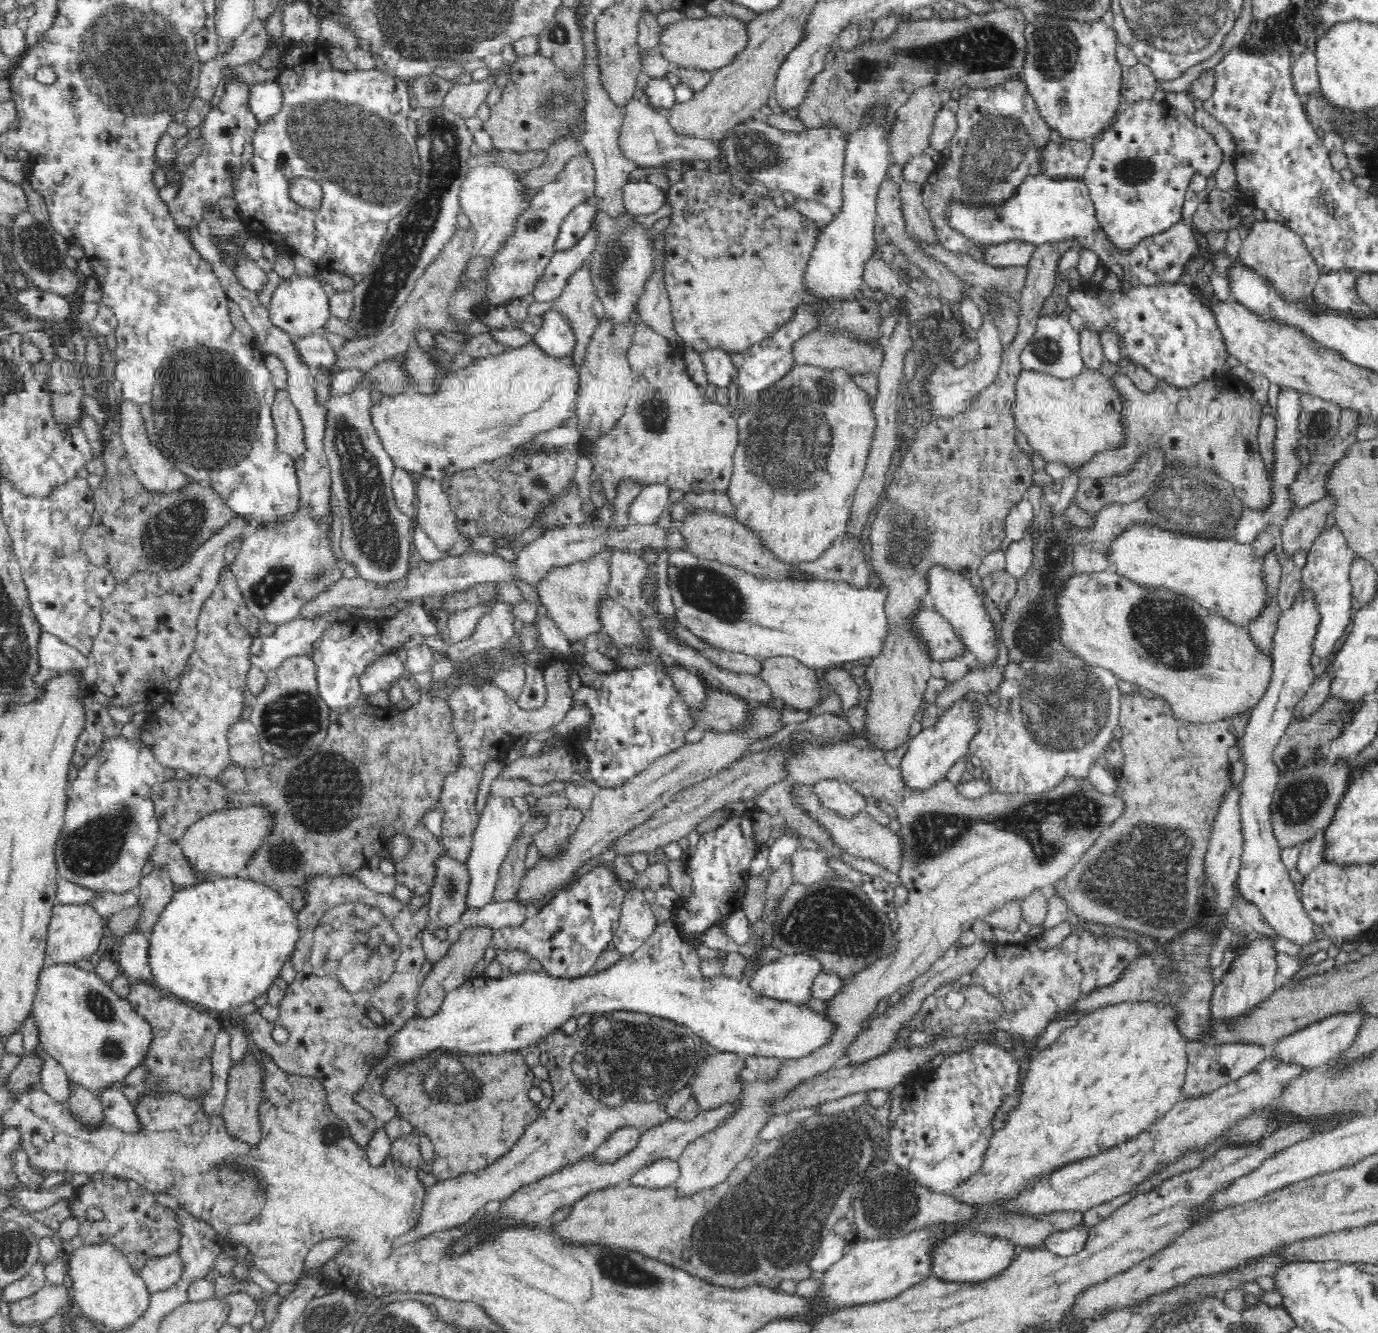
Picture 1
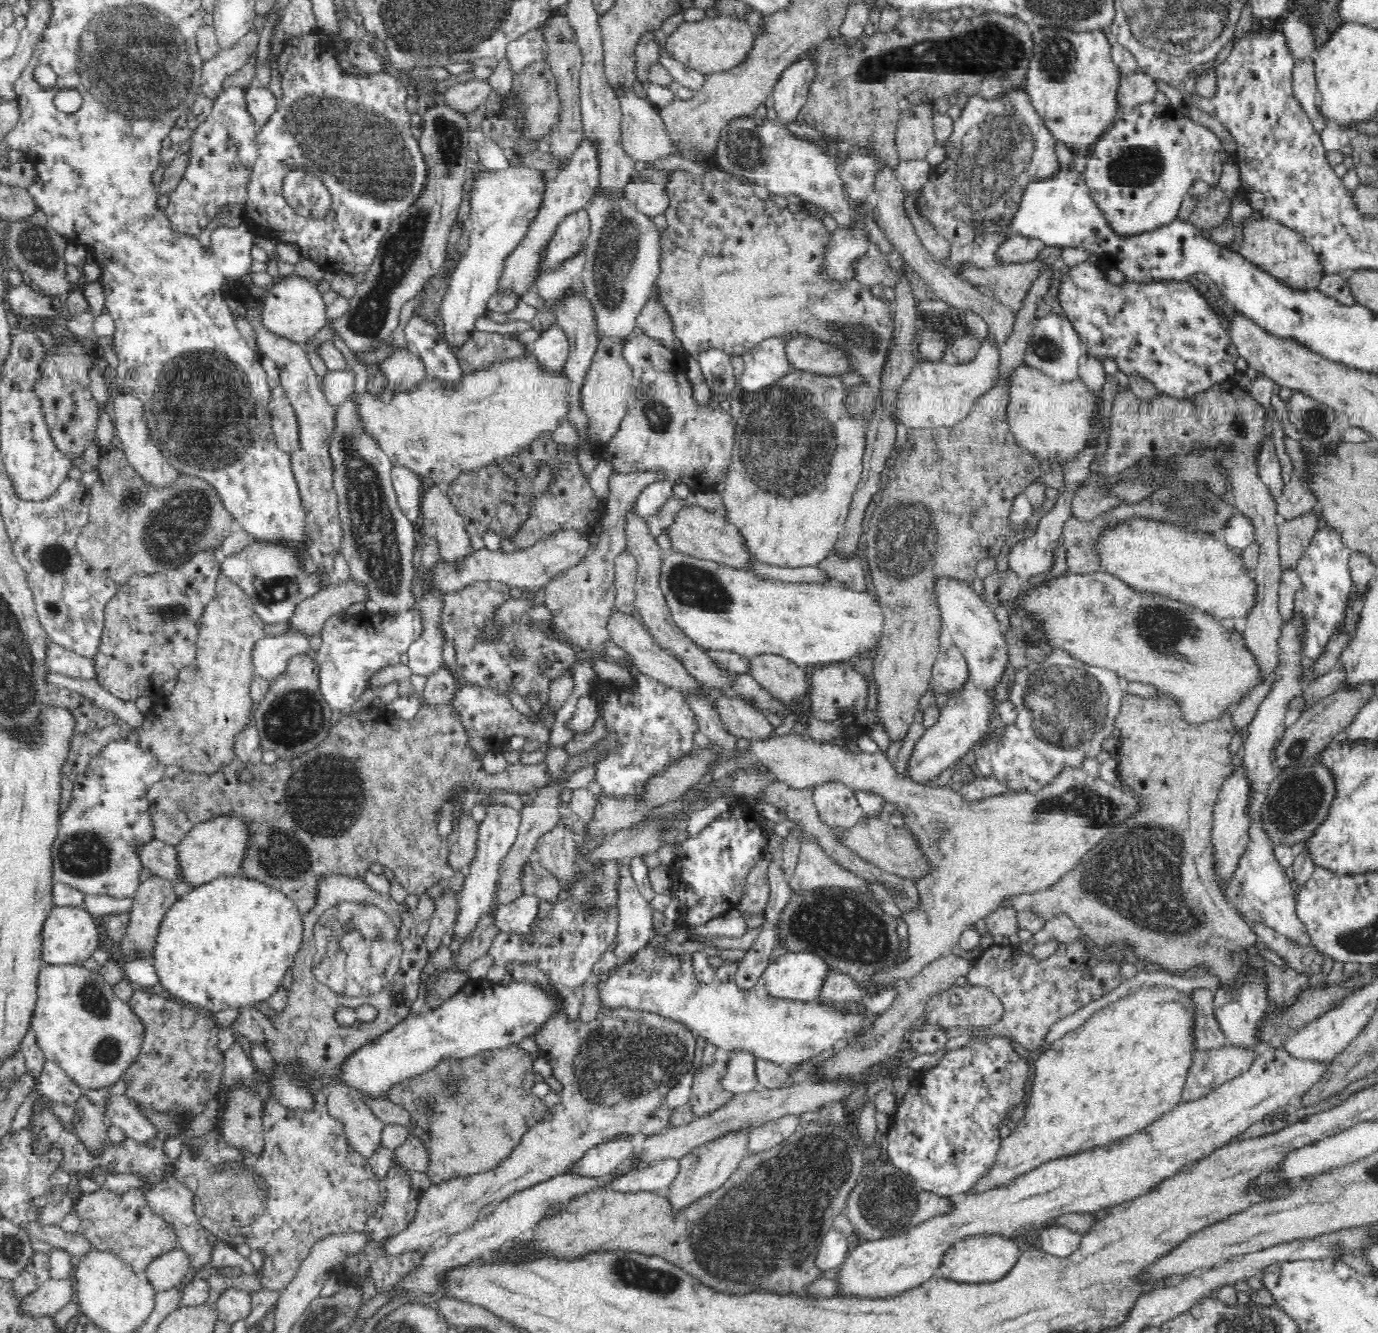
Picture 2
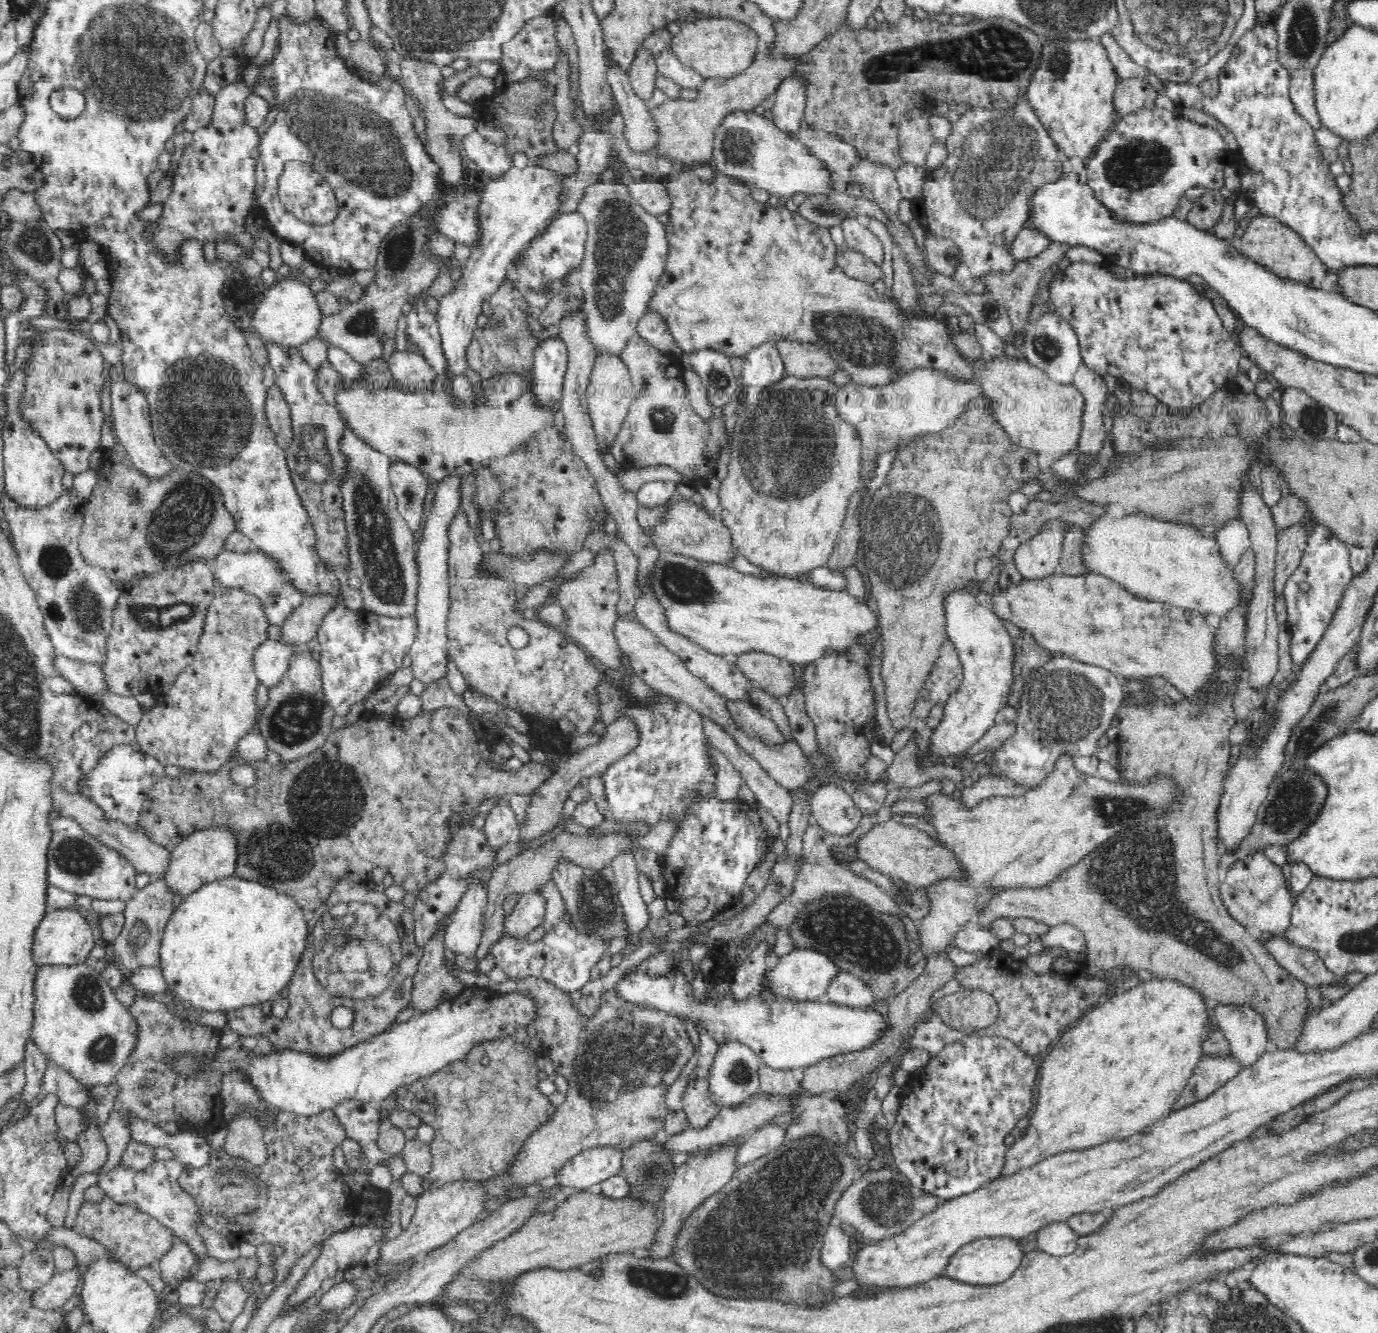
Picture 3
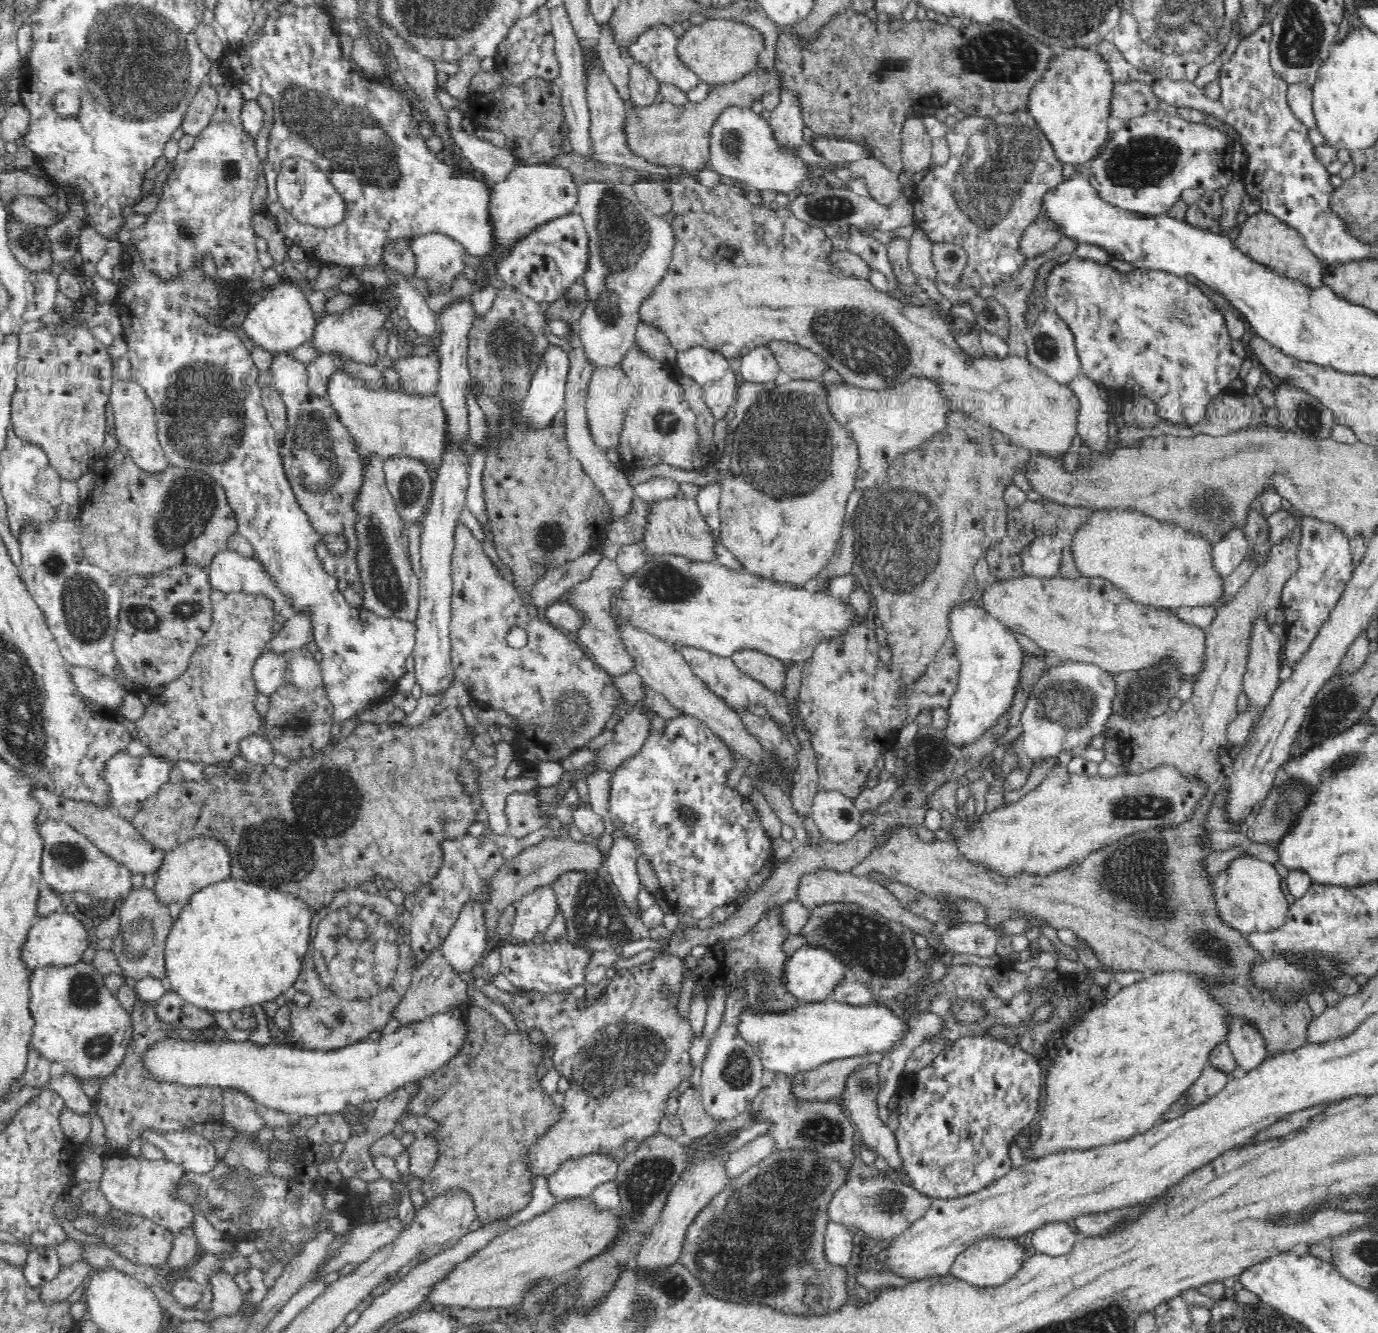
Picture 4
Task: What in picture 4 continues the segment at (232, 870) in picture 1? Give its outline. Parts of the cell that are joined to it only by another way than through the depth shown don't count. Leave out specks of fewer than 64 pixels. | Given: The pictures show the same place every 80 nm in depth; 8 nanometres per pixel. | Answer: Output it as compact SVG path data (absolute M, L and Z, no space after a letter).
M210 835L192 836L182 844L176 845L176 848L166 851L164 864L156 874L154 894L164 904L177 903L184 906L202 887L230 878L231 861L228 844L222 839Z

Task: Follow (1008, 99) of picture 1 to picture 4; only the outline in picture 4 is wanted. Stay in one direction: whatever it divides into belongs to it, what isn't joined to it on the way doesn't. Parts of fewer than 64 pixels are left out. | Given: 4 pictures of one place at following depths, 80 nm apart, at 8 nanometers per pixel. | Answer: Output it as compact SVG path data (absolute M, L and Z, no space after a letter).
M1027 107L1019 108L1014 112L997 112L996 115L982 116L982 113L975 112L975 115L966 114L962 120L952 120L949 127L948 135L946 136L950 149L950 156L947 162L943 165L934 166L928 169L928 172L923 180L916 186L916 192L912 197L912 202L915 208L918 209L916 224L927 235L927 238L932 243L952 242L962 247L966 251L966 264L964 265L962 274L959 278L959 284L965 288L970 287L975 290L981 286L989 286L993 288L993 284L1000 279L1016 276L1022 268L1026 258L1019 254L1019 241L1025 228L1034 223L1039 216L1042 192L1052 188L1054 185L1060 184L1064 177L1062 176L1062 161L1058 160L1056 152L1052 148L1052 143L1046 138L1045 132L1040 128L1036 119L1030 114Z

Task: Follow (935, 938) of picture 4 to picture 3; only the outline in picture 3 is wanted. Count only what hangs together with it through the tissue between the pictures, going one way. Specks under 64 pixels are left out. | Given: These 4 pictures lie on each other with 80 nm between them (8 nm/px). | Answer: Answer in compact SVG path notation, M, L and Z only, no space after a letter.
M883 807L880 810L876 810L870 815L864 815L858 823L856 829L854 829L847 836L838 836L824 831L816 822L810 821L808 824L808 830L804 832L804 838L802 838L802 854L801 863L795 872L793 887L791 888L791 894L799 899L801 903L816 900L816 898L822 898L822 896L852 896L858 898L858 900L864 901L866 904L873 906L875 910L884 912L892 916L898 917L902 915L902 911L898 909L896 903L886 894L879 886L876 886L873 882L866 880L862 876L856 876L848 865L838 864L834 856L831 854L831 847L845 848L852 845L861 834L865 834L874 826L874 823L883 823L893 821L895 812L891 810L892 807Z

